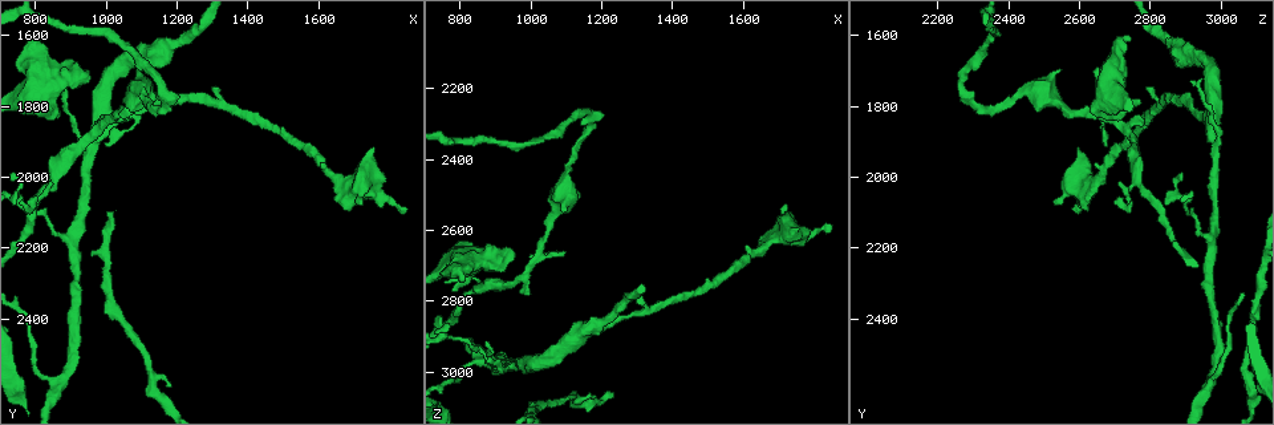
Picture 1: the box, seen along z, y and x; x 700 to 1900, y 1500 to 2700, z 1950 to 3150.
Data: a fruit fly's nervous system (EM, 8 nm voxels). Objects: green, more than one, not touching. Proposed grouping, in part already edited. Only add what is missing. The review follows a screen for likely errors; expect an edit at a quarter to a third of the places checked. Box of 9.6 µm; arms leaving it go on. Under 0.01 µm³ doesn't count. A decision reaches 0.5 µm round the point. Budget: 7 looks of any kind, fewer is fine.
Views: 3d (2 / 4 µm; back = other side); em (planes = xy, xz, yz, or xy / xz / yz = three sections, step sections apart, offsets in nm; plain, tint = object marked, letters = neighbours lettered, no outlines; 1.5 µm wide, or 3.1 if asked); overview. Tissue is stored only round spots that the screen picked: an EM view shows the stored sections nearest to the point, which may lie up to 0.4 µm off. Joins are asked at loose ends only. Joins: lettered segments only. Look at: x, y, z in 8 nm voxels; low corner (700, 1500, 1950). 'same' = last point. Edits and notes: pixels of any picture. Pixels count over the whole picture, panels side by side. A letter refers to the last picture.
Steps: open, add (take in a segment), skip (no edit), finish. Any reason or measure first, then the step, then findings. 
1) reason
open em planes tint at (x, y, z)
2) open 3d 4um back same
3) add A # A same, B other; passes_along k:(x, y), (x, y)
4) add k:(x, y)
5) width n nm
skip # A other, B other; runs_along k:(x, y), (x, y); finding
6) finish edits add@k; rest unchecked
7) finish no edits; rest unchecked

open 3d 2um back at (810, 1610, 2740)

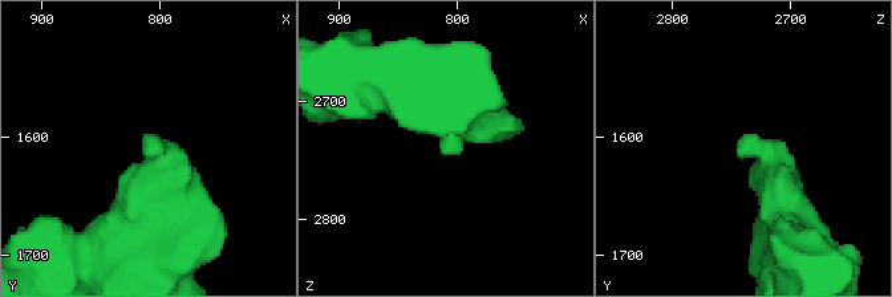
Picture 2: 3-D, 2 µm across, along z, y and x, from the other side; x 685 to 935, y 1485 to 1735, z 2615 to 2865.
open em yz step 4 letters at (812, 1604, 2746)

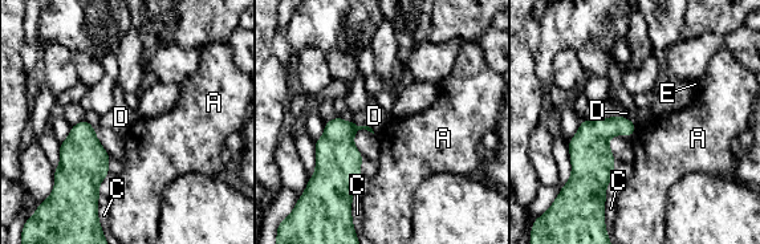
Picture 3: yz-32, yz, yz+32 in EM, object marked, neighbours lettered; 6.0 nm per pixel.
another direction
open em planes letters same

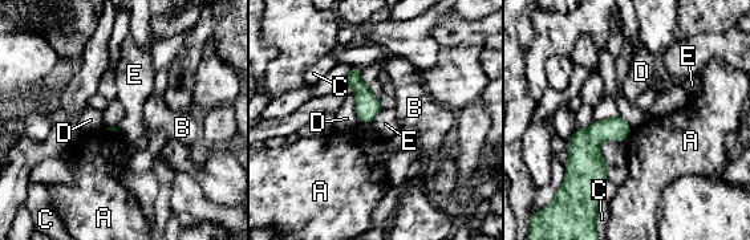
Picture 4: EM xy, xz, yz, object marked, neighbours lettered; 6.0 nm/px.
skip # A other, B other, C other, D other, E other; no lettered segment goes on from it

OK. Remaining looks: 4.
free end
open 3d 4um at (970, 1850, 2780)

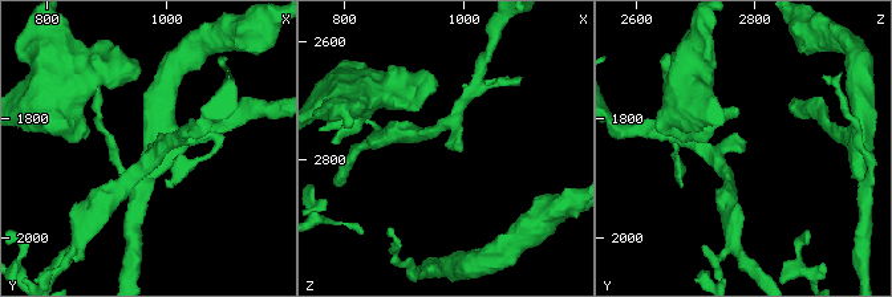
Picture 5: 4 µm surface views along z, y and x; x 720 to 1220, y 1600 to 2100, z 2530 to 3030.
arm_widths 170, 220 nm; need the tissue
open em 3.1um planes letters at (970, 1850, 2785)

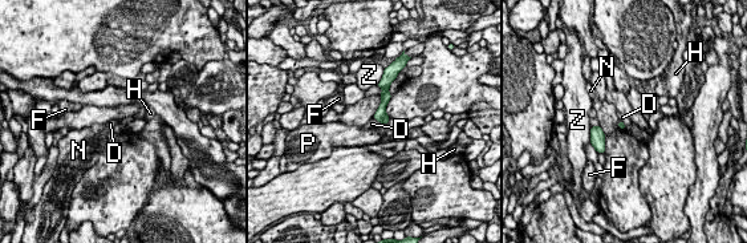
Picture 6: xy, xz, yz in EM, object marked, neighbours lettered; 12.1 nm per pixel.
width 90 nm
skip # D other, F other, H other, N other, P other, Z other; border 6:(373, 117), (384, 124); no lettered segment goes on from it

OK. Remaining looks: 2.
open em yz step 8 letters at (1100, 1690, 2550)

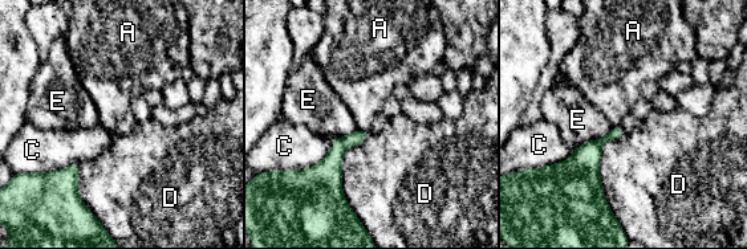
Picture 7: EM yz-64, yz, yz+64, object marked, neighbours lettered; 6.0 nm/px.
skip # A other, C other, D other, E other; border 7:(357, 127), (369, 133); no lettered segment goes on from it

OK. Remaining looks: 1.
finish no edits; rest unchecked

